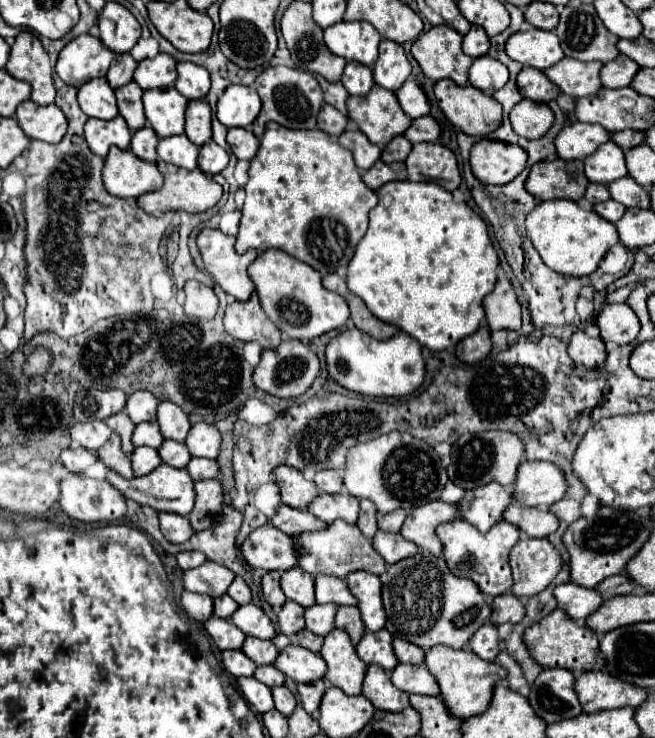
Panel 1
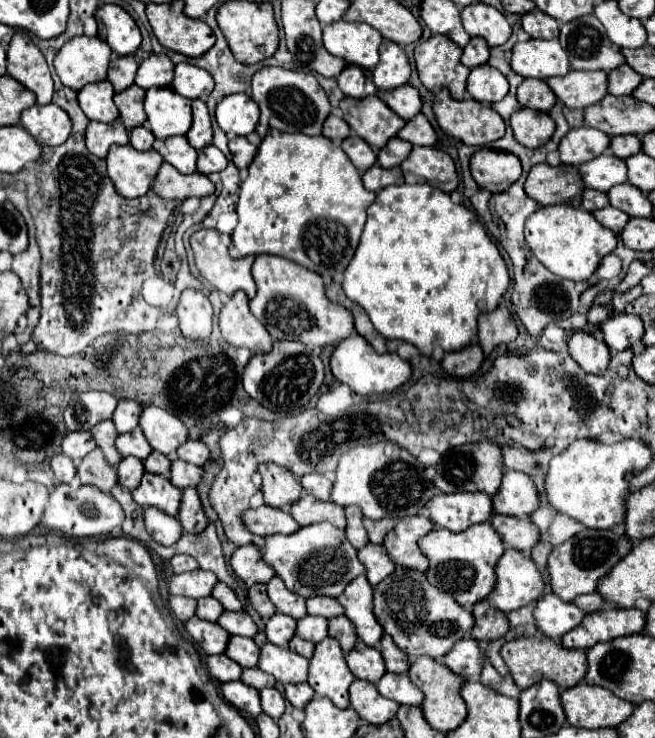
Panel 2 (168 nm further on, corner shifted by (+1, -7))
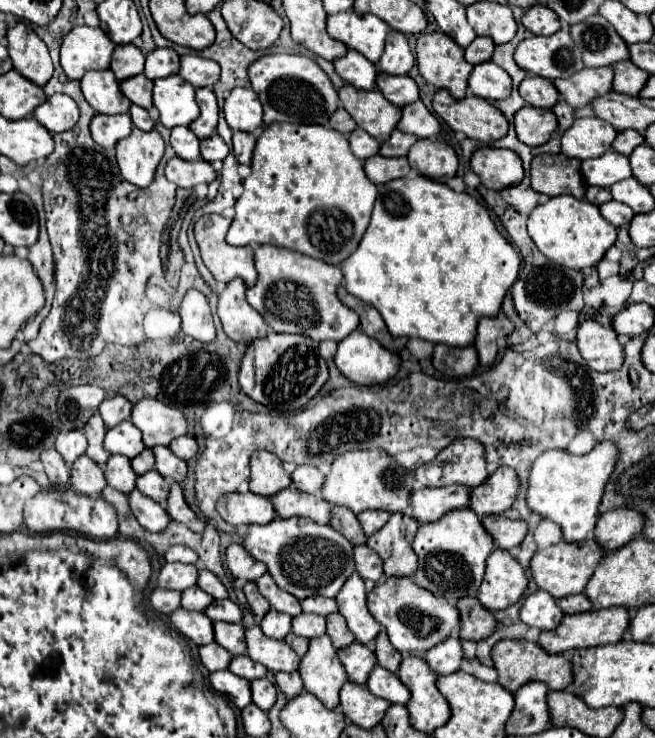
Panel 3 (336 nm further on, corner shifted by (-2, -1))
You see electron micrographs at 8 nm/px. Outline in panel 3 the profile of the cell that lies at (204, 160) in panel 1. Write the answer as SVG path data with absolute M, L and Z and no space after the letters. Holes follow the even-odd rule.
M212 134L210 138L202 140L202 144L200 144L200 154L206 162L224 160L228 156L228 152L230 152L230 148L226 146L226 142L218 134Z

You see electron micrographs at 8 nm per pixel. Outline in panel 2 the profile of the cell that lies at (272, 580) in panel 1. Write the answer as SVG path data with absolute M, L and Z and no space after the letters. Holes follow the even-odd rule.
M253 584L249 588L249 594L247 594L249 602L253 604L253 608L259 612L259 616L263 620L269 620L273 614L275 614L275 608L271 604L271 600L267 598L267 592L265 592L265 584Z

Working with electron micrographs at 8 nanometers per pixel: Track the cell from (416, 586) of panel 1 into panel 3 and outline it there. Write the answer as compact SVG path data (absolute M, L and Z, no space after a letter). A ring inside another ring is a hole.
M408 576L386 578L382 584L376 584L368 594L368 608L372 616L386 628L392 646L398 652L424 654L460 628L460 612L446 598L438 598L436 594L420 588Z

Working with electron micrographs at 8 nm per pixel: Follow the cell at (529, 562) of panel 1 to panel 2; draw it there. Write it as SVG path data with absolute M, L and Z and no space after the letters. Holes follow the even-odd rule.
M507 548L495 566L495 588L489 594L489 602L509 614L527 606L543 594L543 578L535 568L535 562L513 548Z

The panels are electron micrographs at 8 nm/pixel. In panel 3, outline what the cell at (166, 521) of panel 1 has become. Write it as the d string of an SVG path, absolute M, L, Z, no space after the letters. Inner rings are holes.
M132 490L130 494L130 506L136 518L142 522L142 526L150 532L164 532L172 518L168 516L166 508L158 502L152 502L148 496L140 494L138 490Z

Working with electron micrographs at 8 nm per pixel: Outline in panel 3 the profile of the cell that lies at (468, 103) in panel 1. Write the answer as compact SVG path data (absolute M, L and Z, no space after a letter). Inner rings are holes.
M438 90L432 98L432 108L454 132L464 132L478 142L500 140L508 132L506 116L488 100L472 94L456 100L448 90Z

